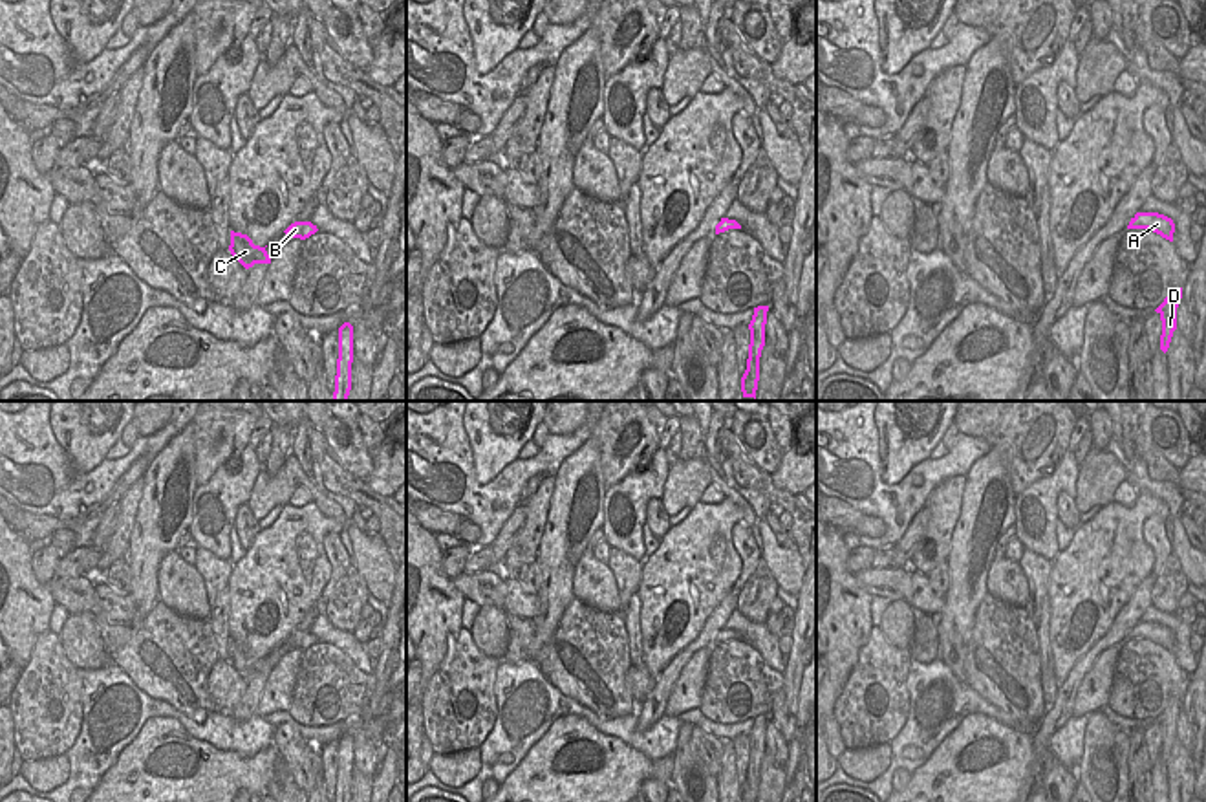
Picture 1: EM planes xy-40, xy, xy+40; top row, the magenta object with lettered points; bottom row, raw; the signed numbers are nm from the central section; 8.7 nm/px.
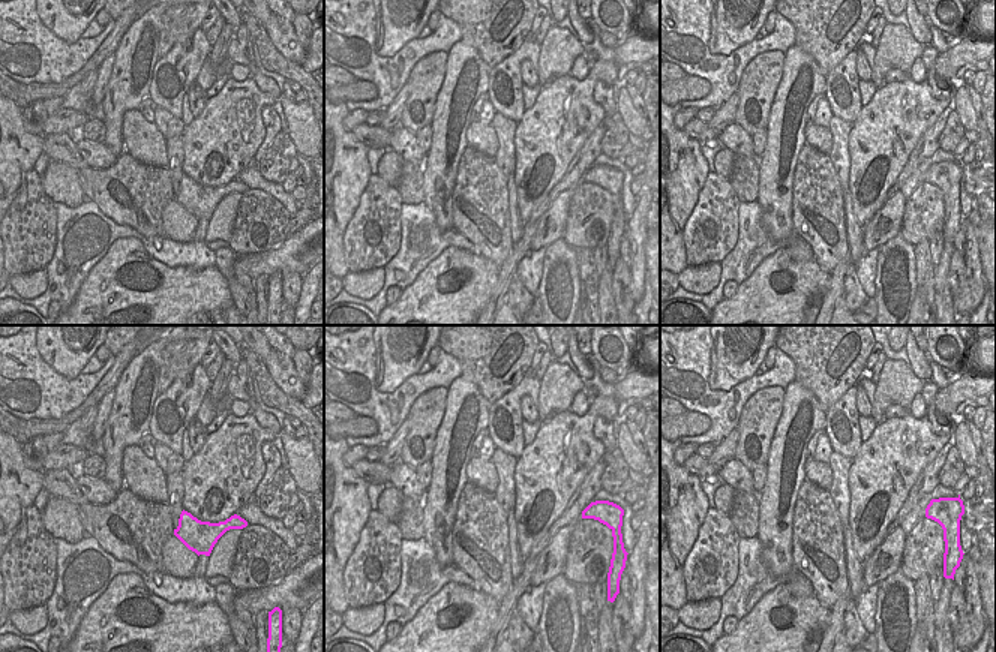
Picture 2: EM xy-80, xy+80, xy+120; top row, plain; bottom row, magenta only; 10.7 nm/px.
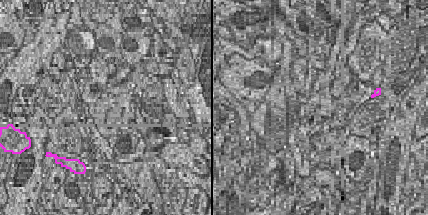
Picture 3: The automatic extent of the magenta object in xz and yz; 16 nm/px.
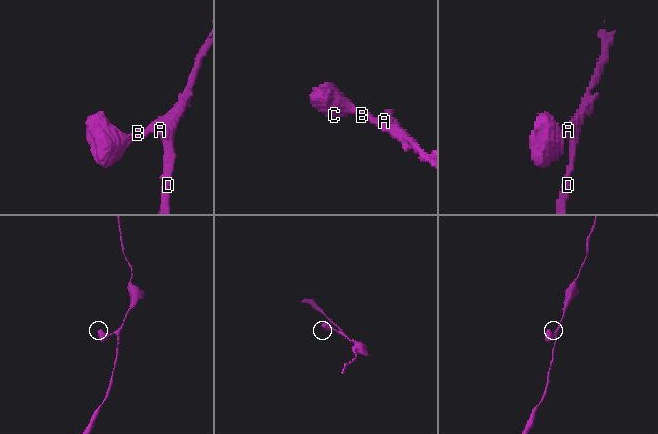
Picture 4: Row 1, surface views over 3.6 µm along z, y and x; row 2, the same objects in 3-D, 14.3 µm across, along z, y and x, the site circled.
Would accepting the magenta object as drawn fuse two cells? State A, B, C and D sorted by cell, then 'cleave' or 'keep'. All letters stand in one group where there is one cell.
groups A B C D; keep

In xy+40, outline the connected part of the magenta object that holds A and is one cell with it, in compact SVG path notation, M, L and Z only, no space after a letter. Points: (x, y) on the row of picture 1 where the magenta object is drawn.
M1136 212L1127 229L1149 229L1162 238L1173 242L1175 223L1171 218L1158 212Z

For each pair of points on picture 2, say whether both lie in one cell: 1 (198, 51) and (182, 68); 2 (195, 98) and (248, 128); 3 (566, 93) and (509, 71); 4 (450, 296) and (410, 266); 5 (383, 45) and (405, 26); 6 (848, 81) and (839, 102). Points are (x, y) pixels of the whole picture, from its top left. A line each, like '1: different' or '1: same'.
1: same
2: different
3: different
4: different
5: same
6: same

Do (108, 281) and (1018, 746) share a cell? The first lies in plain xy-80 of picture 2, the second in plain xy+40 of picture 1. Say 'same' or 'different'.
same

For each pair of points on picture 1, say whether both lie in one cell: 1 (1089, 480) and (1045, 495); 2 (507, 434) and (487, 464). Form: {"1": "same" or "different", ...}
{"1": "different", "2": "same"}

